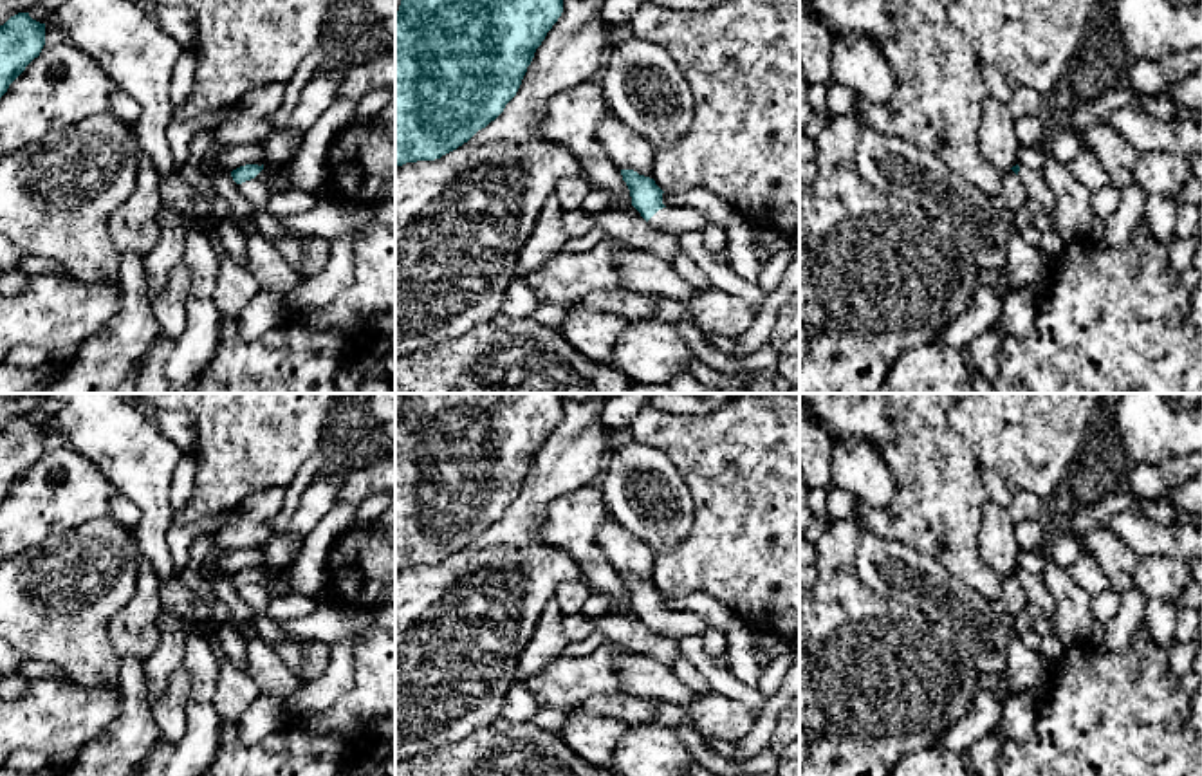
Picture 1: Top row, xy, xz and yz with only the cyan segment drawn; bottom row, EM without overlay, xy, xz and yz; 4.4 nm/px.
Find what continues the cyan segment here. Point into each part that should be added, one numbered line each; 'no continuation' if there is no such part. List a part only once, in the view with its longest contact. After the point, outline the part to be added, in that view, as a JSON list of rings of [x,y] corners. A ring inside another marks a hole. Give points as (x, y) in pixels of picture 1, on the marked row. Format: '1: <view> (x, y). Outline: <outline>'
1: xz (674, 221). Outline: [[[662,208],[648,224],[657,231],[679,236],[688,231],[702,231],[707,220],[691,208]]]

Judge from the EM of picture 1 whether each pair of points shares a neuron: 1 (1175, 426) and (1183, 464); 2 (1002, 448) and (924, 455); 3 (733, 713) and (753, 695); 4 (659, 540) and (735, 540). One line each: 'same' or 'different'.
1: different
2: different
3: different
4: different

